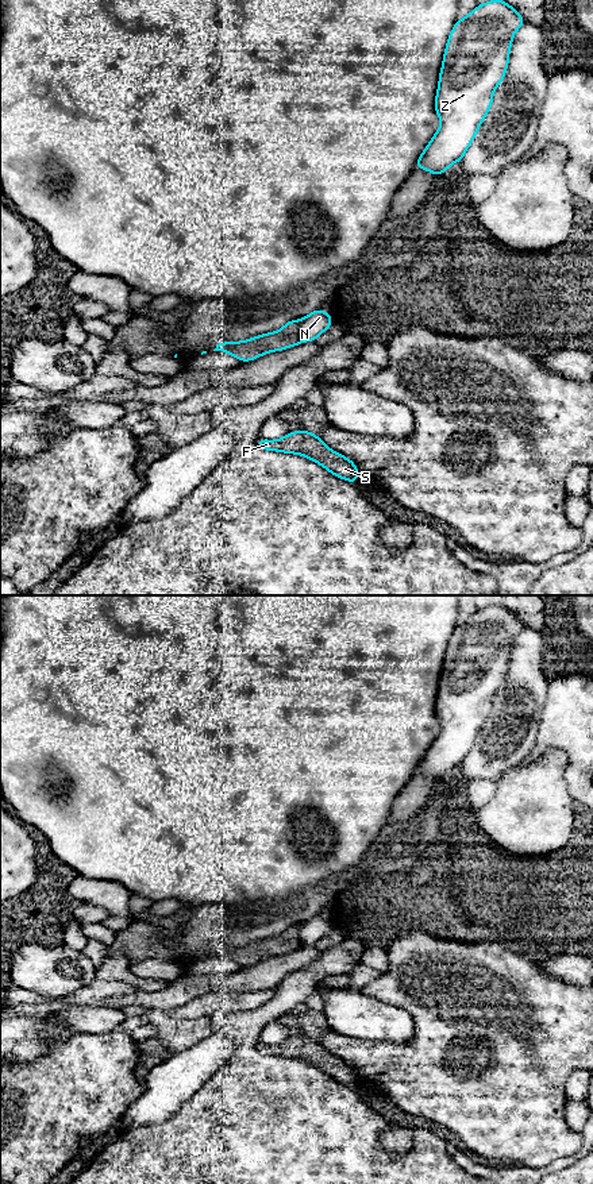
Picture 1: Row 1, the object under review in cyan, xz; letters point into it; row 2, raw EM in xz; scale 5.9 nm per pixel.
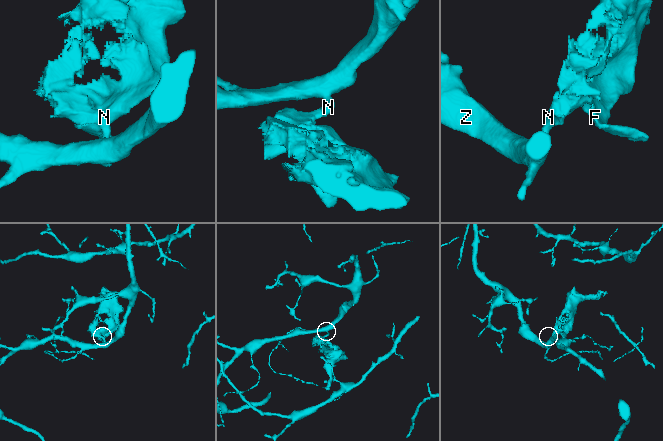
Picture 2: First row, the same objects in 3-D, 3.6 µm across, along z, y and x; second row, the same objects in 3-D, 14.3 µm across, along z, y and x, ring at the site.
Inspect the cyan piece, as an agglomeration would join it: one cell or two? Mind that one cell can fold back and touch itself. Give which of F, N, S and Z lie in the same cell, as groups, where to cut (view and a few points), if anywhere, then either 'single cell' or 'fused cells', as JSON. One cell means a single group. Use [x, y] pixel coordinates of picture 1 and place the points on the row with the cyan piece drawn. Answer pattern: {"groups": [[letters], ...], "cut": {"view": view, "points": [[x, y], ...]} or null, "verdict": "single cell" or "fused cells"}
{"groups": [["F", "S"], ["N", "Z"]], "cut": {"view": "xz", "points": [[299, 320], [299, 332], [303, 340]]}, "verdict": "fused cells"}

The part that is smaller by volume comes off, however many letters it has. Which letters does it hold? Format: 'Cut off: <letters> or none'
Cut off: F, S

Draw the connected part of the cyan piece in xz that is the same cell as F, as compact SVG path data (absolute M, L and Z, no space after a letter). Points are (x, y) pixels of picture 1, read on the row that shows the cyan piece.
M304 429L289 432L278 440L265 440L258 437L257 443L259 448L265 451L280 451L307 456L335 477L354 483L358 481L359 475L354 462L336 451L330 450L317 435Z

